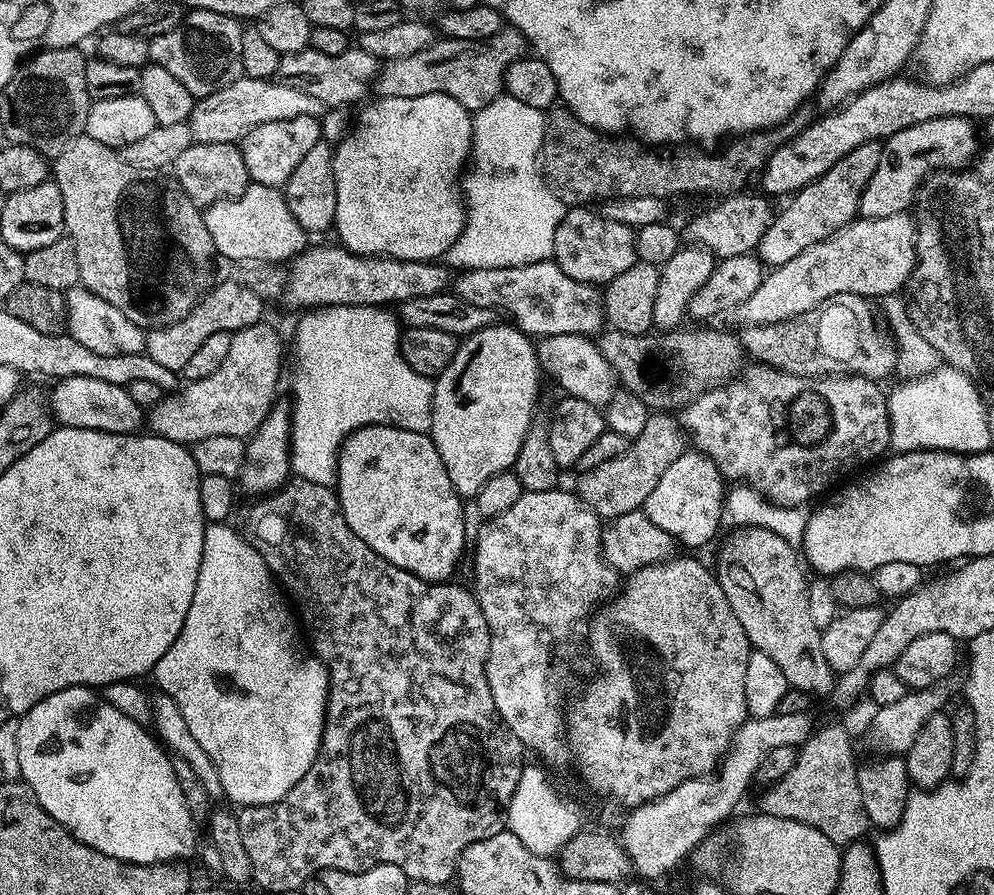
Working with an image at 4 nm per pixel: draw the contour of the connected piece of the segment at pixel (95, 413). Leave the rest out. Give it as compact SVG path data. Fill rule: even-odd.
M71 376L55 381L51 387L50 411L57 425L126 436L139 433L145 423L145 409L140 408L138 402L134 402L134 398L130 398L127 387L123 384L102 382L98 378Z

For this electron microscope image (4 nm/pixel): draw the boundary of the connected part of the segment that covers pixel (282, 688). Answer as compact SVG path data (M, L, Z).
M225 522L208 524L205 527L202 538L202 566L198 566L198 586L194 586L194 602L190 602L190 614L186 614L186 622L178 638L174 638L174 646L170 646L170 650L166 650L166 654L162 654L162 658L156 664L154 677L156 676L156 684L160 687L157 689L163 695L174 698L178 710L182 710L182 718L186 718L186 726L190 726L190 734L194 734L198 746L202 746L202 750L210 754L210 762L214 762L218 770L224 796L232 799L236 806L277 804L279 800L286 798L286 794L290 794L290 790L294 790L294 786L298 786L298 782L302 782L306 770L310 770L317 754L320 753L320 743L324 733L324 715L328 709L328 669L315 654L306 650L302 643L302 632L298 627L297 617L289 601L282 595L262 554L258 554L258 550L250 546L243 531L236 529L235 532L230 525L231 523Z

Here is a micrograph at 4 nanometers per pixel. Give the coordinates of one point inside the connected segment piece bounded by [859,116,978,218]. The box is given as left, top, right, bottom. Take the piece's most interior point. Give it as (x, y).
(949, 143)

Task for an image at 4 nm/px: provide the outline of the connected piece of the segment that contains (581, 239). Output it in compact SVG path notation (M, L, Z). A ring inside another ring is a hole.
M572 206L565 211L562 222L558 222L558 230L554 230L552 259L562 274L570 274L574 282L606 286L636 264L636 234L630 226L610 222L610 218L591 207Z

